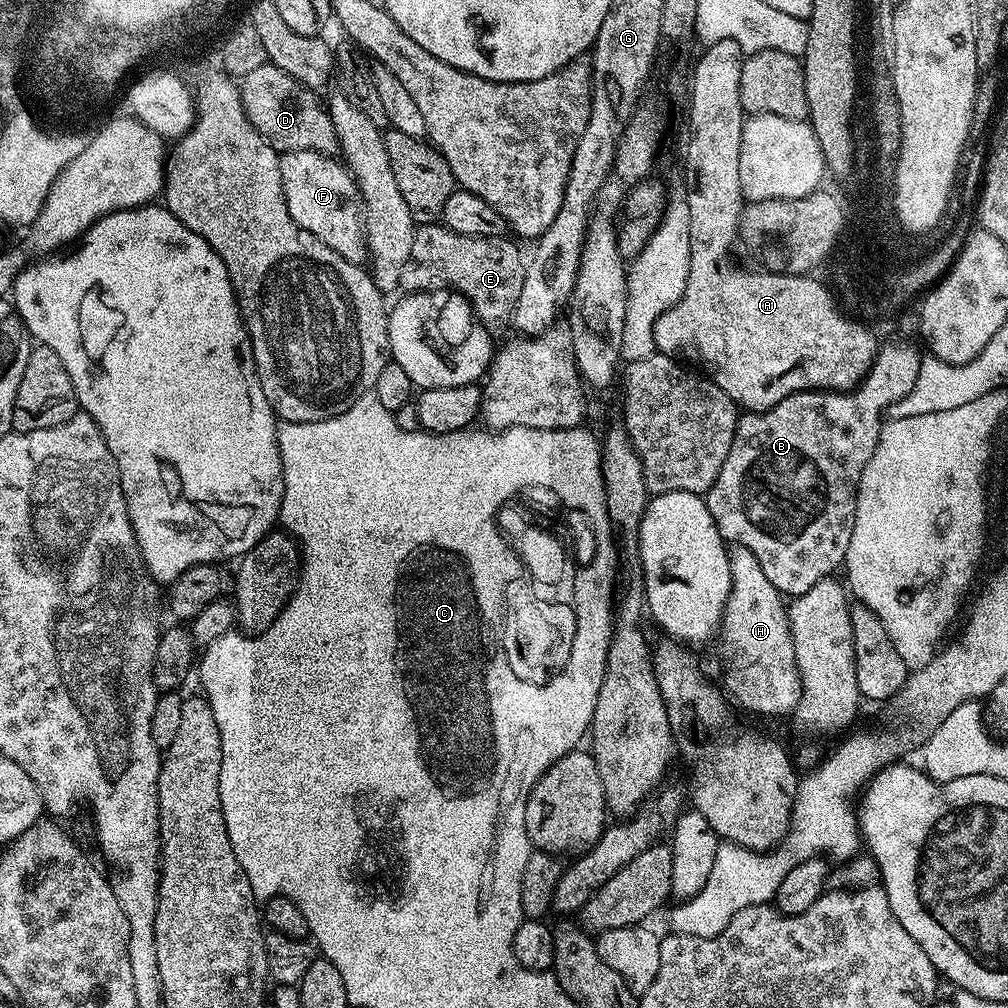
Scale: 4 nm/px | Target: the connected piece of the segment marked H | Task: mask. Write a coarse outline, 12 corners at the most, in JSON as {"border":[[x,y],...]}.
{"border":[[729,551],[720,619],[727,695],[795,713],[800,675],[785,597],[758,558]]}

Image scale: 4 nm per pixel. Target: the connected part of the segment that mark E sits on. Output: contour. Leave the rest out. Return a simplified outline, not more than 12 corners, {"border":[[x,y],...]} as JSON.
{"border":[[419,225],[405,293],[449,288],[490,334],[509,327],[525,261],[515,239]]}

